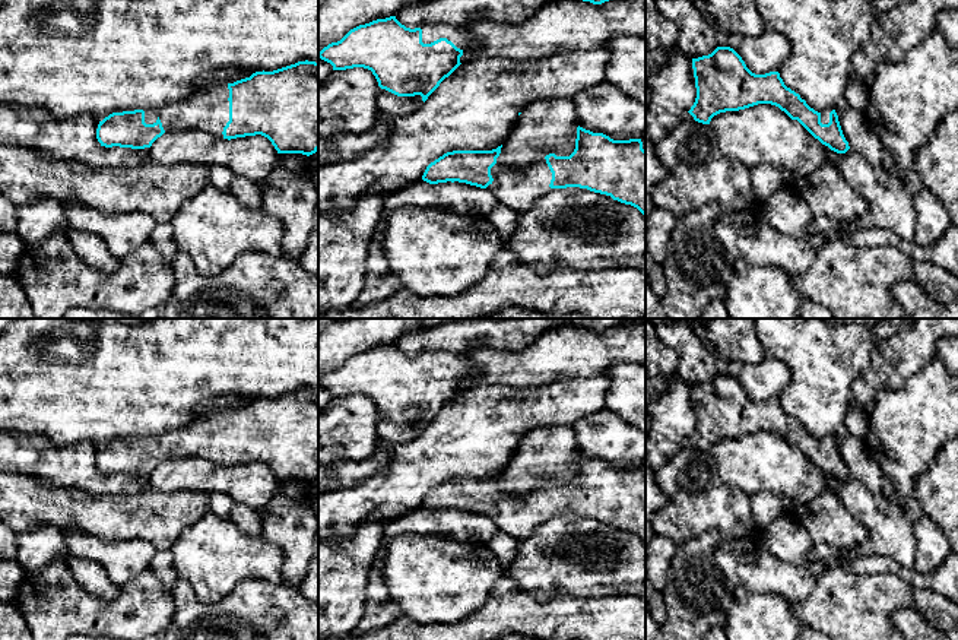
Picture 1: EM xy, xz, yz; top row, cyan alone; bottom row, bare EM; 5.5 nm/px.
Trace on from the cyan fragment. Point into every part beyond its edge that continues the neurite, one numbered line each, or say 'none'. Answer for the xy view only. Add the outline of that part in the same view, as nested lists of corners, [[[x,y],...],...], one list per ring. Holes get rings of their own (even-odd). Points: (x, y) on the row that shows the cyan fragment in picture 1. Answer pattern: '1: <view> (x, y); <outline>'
1: xy (208, 110); [[[226,83],[193,92],[180,102],[145,111],[145,123],[159,118],[165,133],[177,130],[202,130],[223,139],[223,127],[229,121],[229,89]]]

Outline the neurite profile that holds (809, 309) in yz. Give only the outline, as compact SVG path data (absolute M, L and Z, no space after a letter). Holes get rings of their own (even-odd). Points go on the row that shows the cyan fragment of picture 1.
M802 298L800 301L800 319L834 319L828 308L821 304Z

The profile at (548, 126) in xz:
M540 99L527 105L501 148L497 164L527 168L546 155L570 156L575 149L577 118L572 99Z

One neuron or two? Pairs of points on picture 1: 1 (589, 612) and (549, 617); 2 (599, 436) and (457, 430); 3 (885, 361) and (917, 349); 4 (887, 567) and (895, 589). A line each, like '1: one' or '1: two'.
1: one
2: two
3: one
4: two

